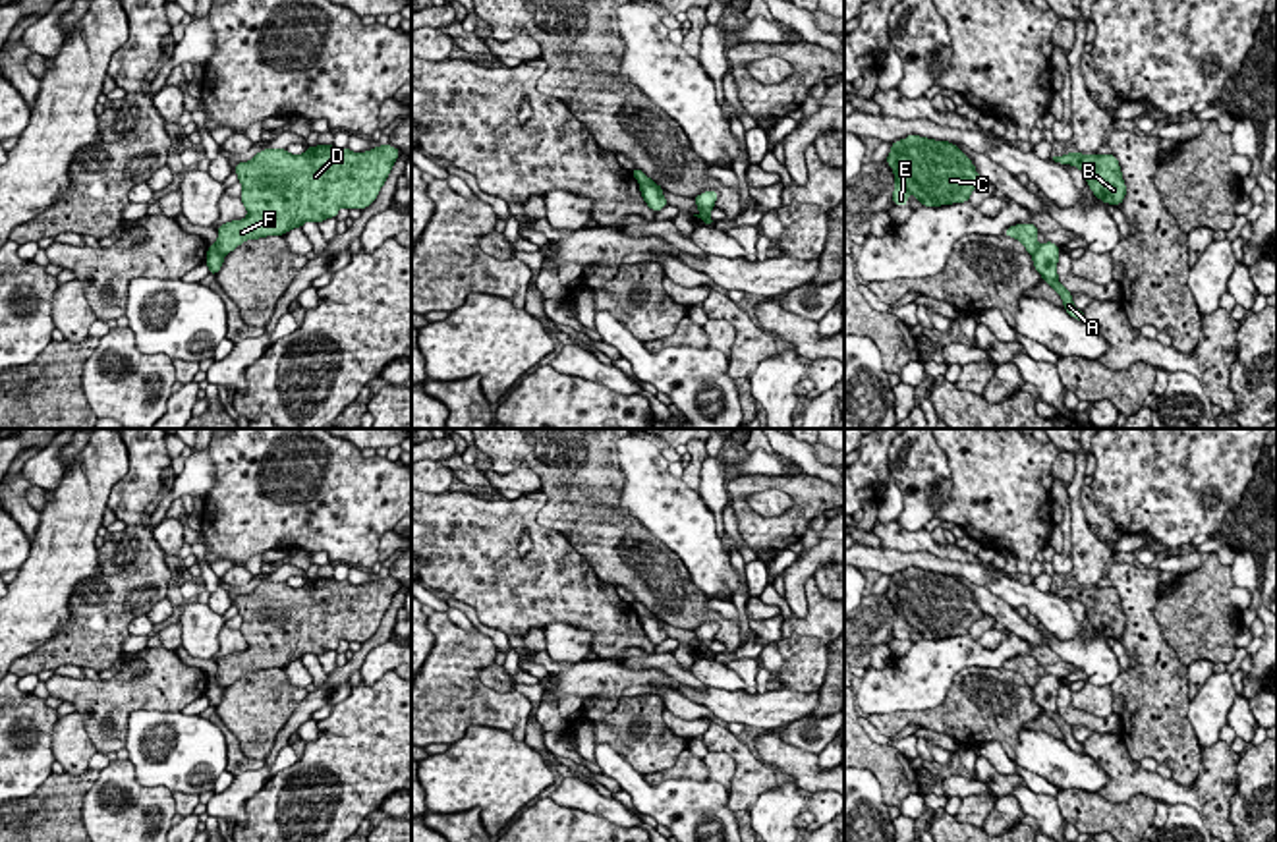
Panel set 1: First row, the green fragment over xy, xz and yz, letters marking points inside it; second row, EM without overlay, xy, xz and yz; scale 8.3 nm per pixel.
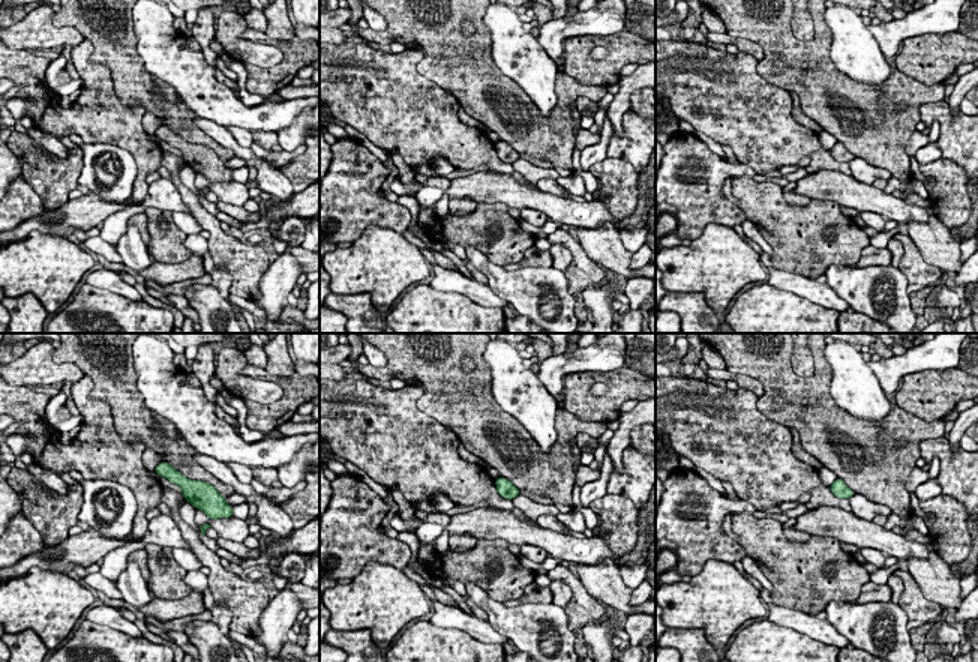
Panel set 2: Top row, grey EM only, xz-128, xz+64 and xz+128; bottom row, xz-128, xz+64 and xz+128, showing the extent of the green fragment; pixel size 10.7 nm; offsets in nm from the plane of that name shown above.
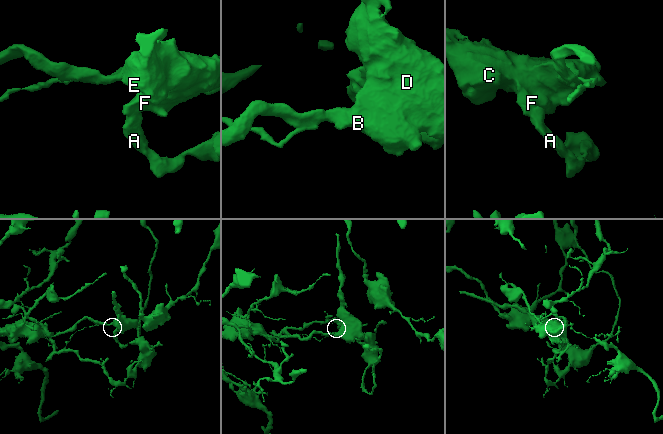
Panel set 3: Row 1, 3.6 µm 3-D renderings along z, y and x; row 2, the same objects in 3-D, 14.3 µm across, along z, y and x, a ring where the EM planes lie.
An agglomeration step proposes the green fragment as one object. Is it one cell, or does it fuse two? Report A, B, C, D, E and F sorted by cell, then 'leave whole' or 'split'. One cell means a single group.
A / B C D E F; split

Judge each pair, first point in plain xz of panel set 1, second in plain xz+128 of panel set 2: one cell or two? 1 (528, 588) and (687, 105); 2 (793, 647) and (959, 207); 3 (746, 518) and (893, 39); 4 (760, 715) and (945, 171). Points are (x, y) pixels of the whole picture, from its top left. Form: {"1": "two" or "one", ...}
{"1": "one", "2": "one", "3": "two", "4": "two"}

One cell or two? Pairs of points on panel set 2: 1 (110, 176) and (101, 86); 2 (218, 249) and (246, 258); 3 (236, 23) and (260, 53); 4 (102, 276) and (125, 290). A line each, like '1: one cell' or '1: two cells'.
1: two cells
2: one cell
3: one cell
4: one cell

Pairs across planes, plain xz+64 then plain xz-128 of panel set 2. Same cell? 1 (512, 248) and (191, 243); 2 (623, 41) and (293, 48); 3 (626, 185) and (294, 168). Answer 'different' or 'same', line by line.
1: different
2: same
3: same

